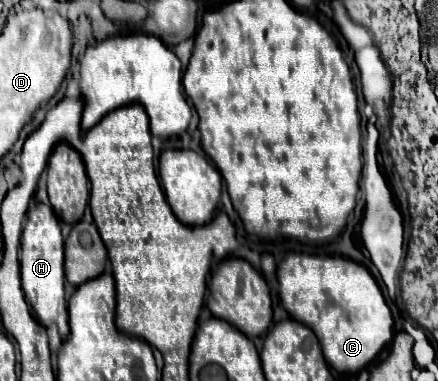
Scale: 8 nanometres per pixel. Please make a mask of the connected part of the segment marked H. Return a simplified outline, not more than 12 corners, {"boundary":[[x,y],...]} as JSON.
{"boundary":[[35,204],[21,234],[21,288],[35,318],[69,336],[61,224]]}

